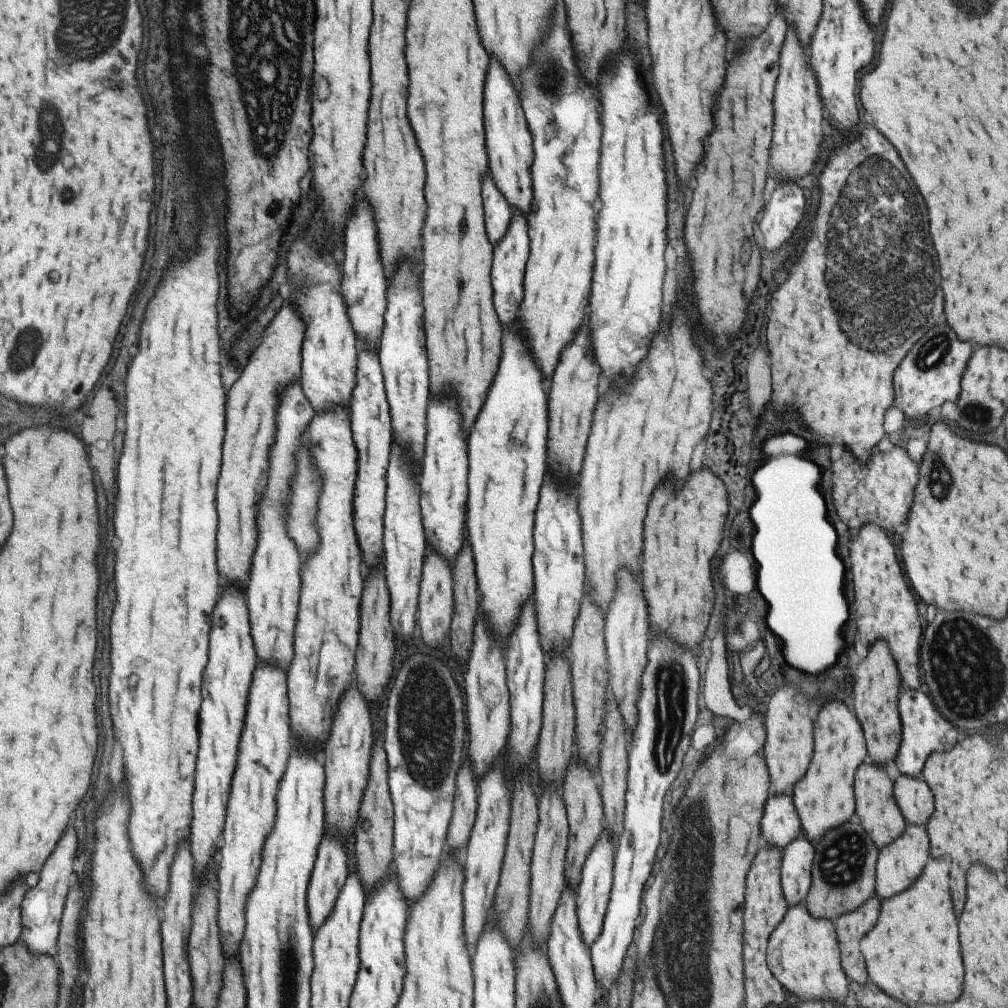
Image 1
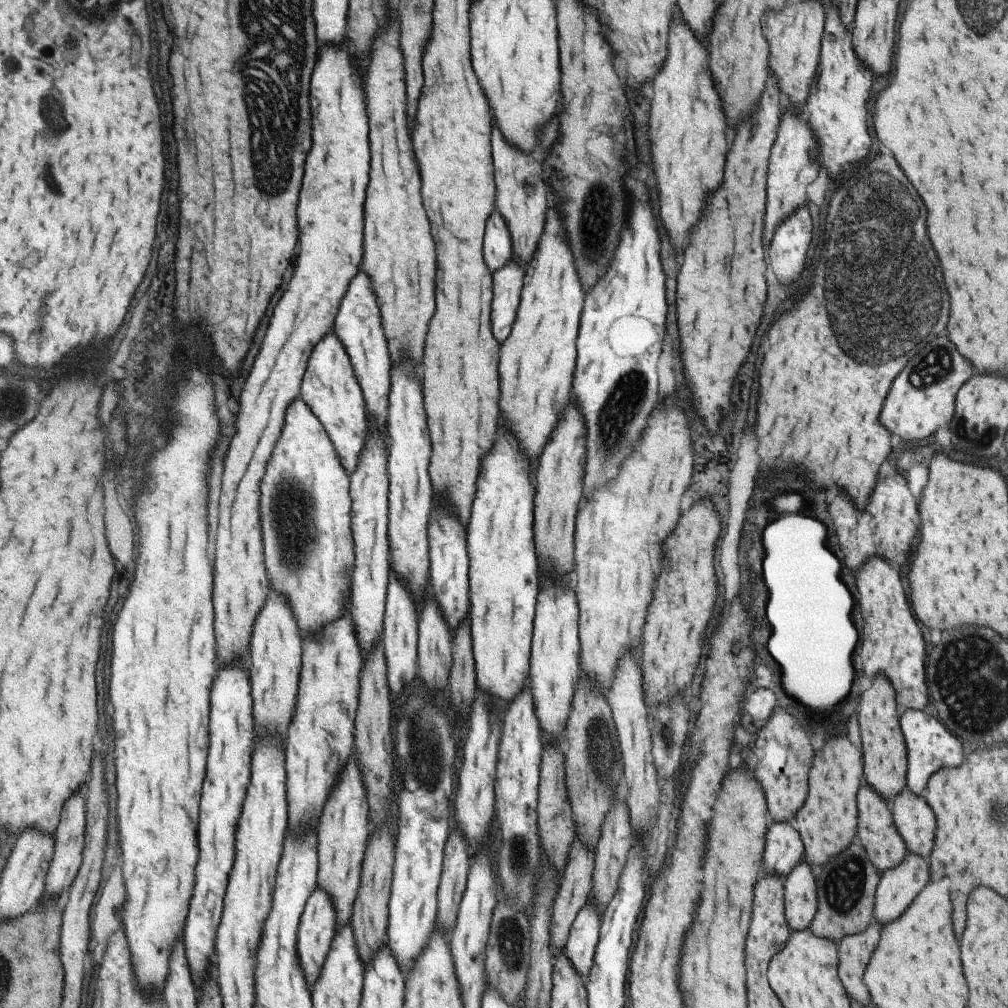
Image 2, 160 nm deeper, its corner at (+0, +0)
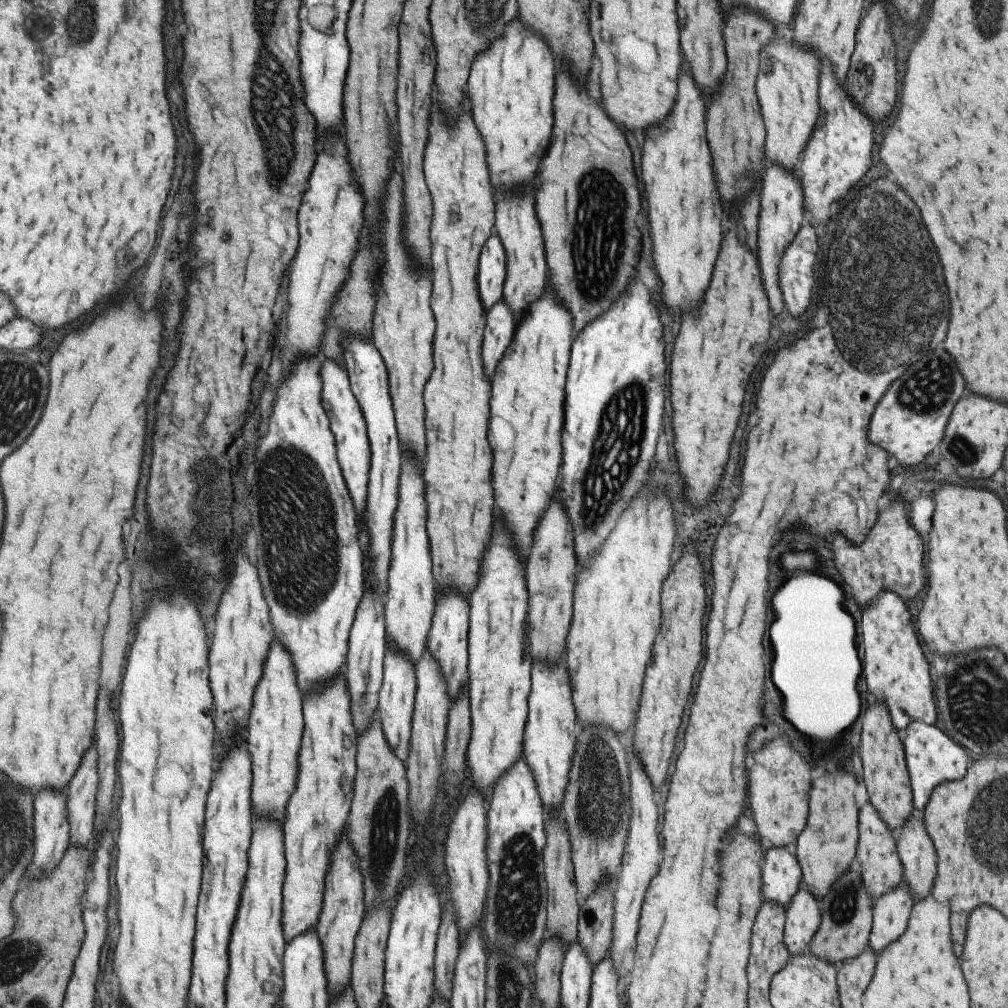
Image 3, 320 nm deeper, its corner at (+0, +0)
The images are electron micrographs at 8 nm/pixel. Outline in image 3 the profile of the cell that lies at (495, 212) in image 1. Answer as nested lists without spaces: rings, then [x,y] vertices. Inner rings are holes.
[[[489,238],[479,254],[477,264],[477,290],[483,310],[489,310],[501,298],[505,278],[505,254],[497,238]]]

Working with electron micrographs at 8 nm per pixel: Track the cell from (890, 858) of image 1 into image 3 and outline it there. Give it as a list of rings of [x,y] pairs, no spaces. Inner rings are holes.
[[[901,884],[881,895],[872,906],[868,948],[875,956],[905,930],[913,902],[908,888]]]

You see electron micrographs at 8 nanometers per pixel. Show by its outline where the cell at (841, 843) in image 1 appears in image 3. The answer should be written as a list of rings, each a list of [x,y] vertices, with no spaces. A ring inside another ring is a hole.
[[[856,864],[833,881],[825,896],[819,900],[818,911],[820,923],[807,948],[809,954],[837,966],[844,960],[859,956],[867,948],[872,921],[872,902],[860,881]]]

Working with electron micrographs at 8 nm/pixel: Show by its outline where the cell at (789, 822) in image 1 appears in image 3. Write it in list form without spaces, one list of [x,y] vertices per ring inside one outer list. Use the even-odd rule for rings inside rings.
[[[771,848],[765,854],[765,868],[761,870],[763,900],[787,908],[791,897],[801,888],[800,868],[791,850]]]

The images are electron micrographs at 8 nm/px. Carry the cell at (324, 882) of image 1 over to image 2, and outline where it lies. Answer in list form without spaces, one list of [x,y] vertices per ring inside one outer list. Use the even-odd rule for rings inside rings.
[[[315,890],[303,908],[297,928],[297,958],[305,982],[313,986],[336,932],[336,916],[330,898]]]

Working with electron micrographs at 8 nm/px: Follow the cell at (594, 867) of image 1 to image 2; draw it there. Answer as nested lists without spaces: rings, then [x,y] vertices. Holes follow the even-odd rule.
[[[587,898],[573,919],[566,943],[562,948],[571,968],[574,968],[582,980],[585,980],[592,965],[600,918],[598,909]]]

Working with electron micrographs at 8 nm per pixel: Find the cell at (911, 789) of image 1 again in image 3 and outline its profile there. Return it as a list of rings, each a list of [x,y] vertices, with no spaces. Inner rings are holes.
[[[912,816],[896,832],[896,853],[902,866],[902,880],[910,892],[913,905],[930,894],[930,888],[936,875],[936,852],[922,822]]]

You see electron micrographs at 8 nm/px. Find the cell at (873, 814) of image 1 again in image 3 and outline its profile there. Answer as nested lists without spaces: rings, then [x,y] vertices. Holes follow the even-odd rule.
[[[871,803],[863,804],[858,809],[858,836],[854,860],[859,870],[860,881],[868,894],[872,906],[874,902],[891,889],[903,884],[902,866],[896,853],[896,834],[891,832],[881,820]]]

